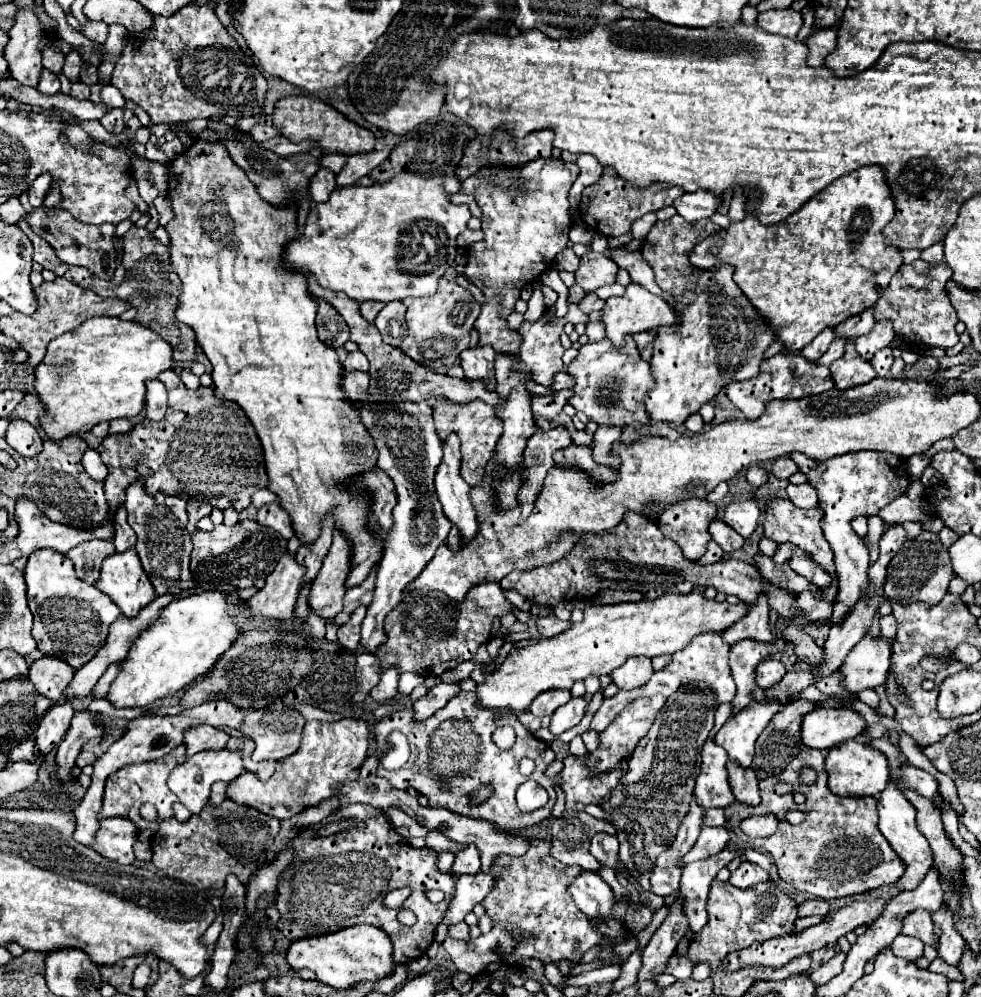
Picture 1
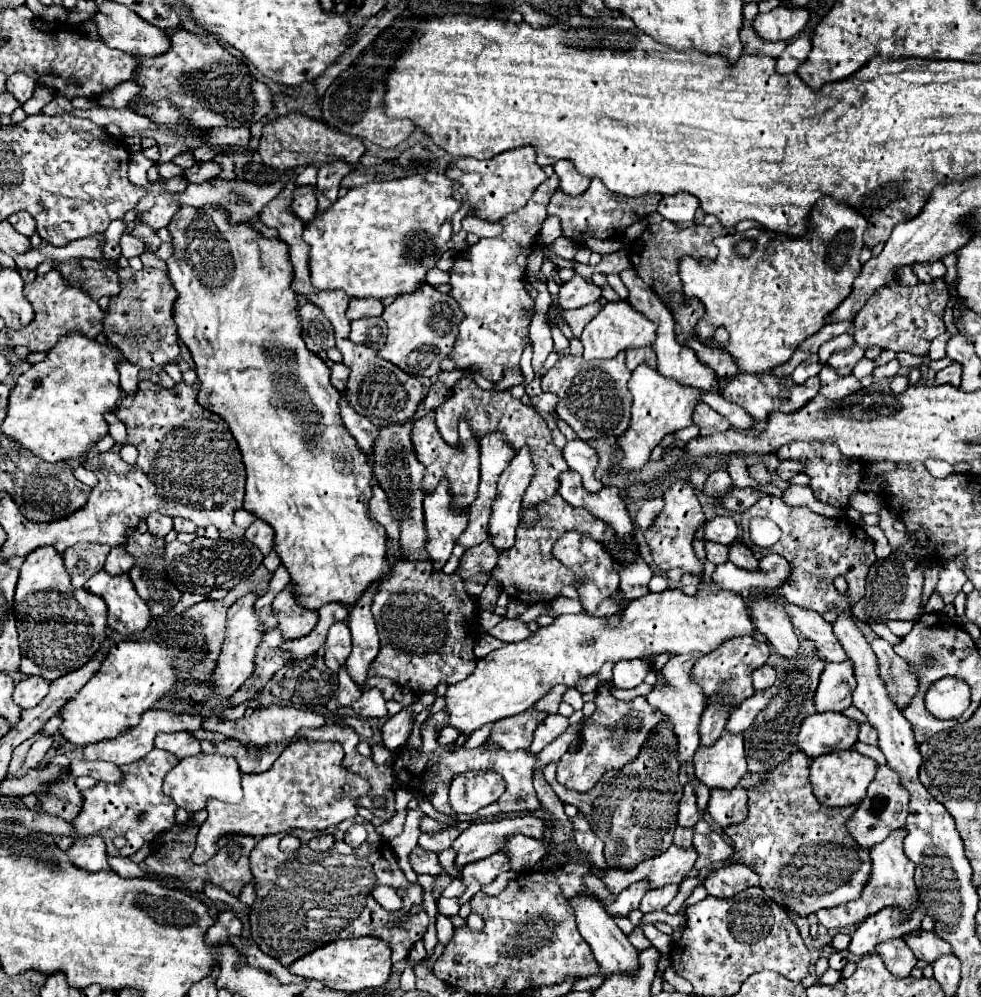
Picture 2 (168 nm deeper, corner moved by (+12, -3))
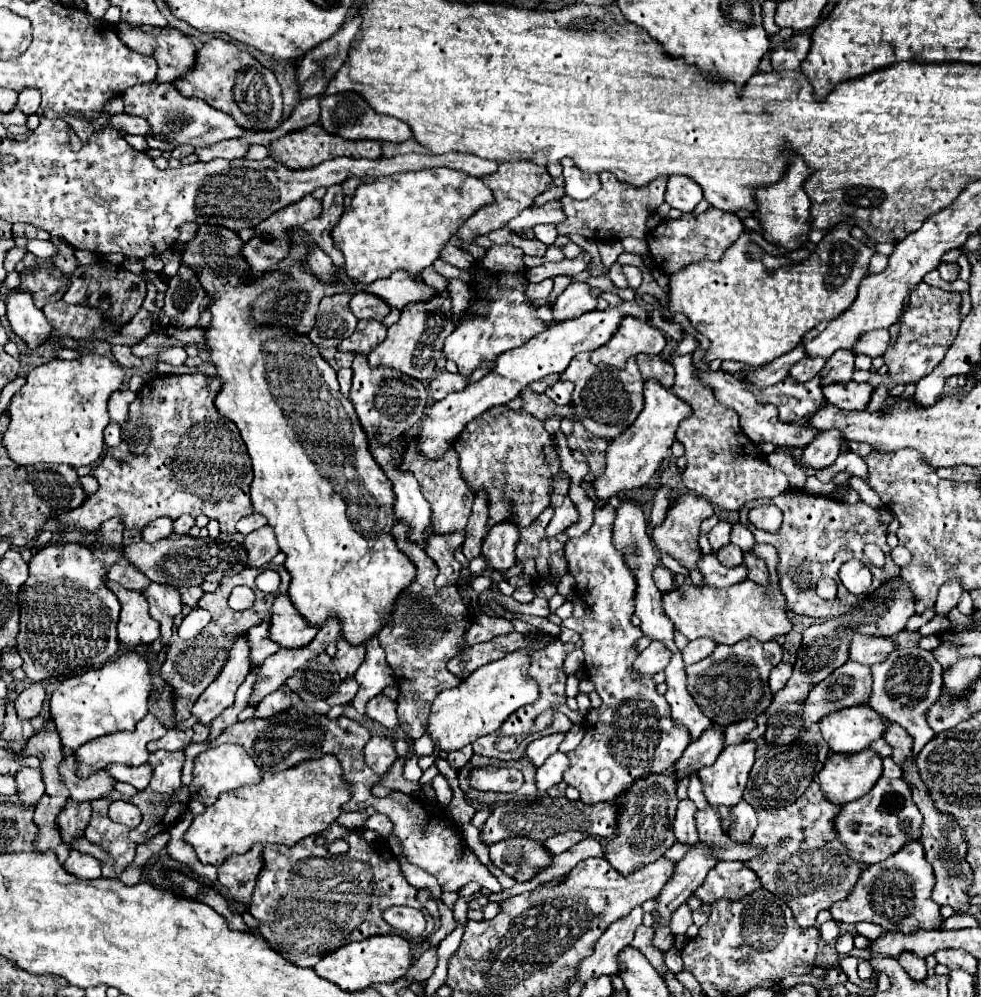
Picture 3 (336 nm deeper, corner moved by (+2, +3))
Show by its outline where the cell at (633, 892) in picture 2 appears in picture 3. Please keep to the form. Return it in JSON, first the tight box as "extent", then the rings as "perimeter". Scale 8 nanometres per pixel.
{"extent":[576,907,642,981],"perimeter":[[[640,907],[632,909],[628,917],[612,923],[606,929],[606,933],[598,939],[596,951],[592,953],[592,957],[584,959],[580,963],[576,981],[586,981],[586,979],[598,977],[598,975],[610,975],[610,977],[616,975],[618,973],[616,957],[618,957],[620,949],[624,949],[632,943],[634,931],[640,923],[642,923],[642,909]]]}

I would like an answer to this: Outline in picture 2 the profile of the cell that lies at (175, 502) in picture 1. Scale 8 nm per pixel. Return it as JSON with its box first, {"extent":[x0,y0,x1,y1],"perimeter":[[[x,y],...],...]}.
{"extent":[146,513,172,537],"perimeter":[[[152,513],[152,515],[148,515],[146,523],[148,523],[148,531],[158,537],[166,537],[172,531],[172,517],[168,517],[168,515]]]}

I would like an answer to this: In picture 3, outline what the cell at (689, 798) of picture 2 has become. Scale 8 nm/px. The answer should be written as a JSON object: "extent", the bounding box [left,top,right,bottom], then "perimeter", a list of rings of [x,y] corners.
{"extent":[672,799,698,845],"perimeter":[[[684,799],[678,803],[678,811],[676,811],[676,819],[672,823],[672,831],[676,835],[676,841],[682,845],[698,843],[694,813],[696,813],[696,805],[690,799]]]}

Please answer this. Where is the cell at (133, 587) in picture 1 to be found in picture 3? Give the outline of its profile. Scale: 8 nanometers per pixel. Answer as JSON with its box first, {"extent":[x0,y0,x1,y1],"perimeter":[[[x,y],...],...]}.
{"extent":[106,581,160,649],"perimeter":[[[106,581],[108,589],[116,593],[122,611],[118,621],[118,641],[130,649],[150,645],[160,637],[160,625],[148,615],[148,601],[142,593],[128,591],[114,581]]]}

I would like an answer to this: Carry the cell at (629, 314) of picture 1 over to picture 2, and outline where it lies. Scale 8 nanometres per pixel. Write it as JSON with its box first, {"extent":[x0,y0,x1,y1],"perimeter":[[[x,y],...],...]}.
{"extent":[580,299,654,359],"perimeter":[[[620,299],[616,303],[606,303],[600,309],[600,313],[584,327],[580,341],[584,343],[584,359],[614,359],[622,349],[652,345],[654,335],[654,323],[646,315],[640,315],[628,301]]]}

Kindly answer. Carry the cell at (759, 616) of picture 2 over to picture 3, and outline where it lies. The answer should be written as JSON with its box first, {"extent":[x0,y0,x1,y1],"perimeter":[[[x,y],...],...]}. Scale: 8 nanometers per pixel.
{"extent":[744,551,768,585],"perimeter":[[[750,551],[750,553],[744,553],[744,565],[748,569],[748,579],[756,581],[758,585],[768,585],[768,569],[764,559],[756,557],[754,551]]]}

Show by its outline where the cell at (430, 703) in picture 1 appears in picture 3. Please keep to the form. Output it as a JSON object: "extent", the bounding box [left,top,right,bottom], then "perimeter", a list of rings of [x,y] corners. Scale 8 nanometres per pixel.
{"extent":[364,737,396,775],"perimeter":[[[372,737],[364,747],[364,761],[376,775],[384,775],[396,761],[394,741],[384,737]]]}

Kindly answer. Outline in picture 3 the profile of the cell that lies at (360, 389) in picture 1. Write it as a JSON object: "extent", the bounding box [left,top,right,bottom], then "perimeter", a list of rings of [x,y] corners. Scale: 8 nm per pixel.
{"extent":[370,443,430,549],"perimeter":[[[370,443],[370,451],[376,459],[376,463],[382,467],[386,477],[392,481],[394,493],[396,493],[396,517],[394,521],[402,521],[410,527],[410,539],[422,549],[426,547],[426,527],[430,525],[430,505],[424,499],[418,481],[412,473],[402,473],[398,467],[392,467],[392,451],[394,447],[384,445],[378,447],[378,443]]]}

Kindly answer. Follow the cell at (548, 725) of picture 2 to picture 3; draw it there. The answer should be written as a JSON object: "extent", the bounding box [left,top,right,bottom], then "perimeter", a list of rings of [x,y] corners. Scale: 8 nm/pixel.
{"extent":[526,735,564,769],"perimeter":[[[546,735],[546,737],[540,737],[536,741],[532,741],[526,749],[526,759],[538,769],[542,767],[542,763],[558,751],[558,745],[560,741],[564,739],[564,735]]]}

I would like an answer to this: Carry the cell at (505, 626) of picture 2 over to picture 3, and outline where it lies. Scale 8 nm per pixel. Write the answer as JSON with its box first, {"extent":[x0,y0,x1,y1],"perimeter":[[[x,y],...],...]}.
{"extent":[462,613,514,649],"perimeter":[[[482,613],[474,619],[474,625],[470,625],[470,629],[466,629],[466,641],[462,641],[462,647],[468,649],[476,643],[490,641],[490,639],[494,639],[498,635],[506,635],[510,631],[514,631],[514,627],[508,619],[488,617],[486,613]]]}

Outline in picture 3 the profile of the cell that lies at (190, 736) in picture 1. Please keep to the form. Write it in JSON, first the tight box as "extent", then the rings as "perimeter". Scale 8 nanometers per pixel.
{"extent":[148,729,194,753],"perimeter":[[[170,729],[162,739],[156,739],[148,745],[150,753],[158,751],[158,749],[166,749],[166,751],[182,751],[188,747],[190,739],[192,739],[194,731],[192,729]]]}

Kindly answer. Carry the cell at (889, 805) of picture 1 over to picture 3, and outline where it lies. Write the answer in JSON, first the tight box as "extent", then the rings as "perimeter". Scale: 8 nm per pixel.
{"extent":[830,841,944,933],"perimeter":[[[912,841],[904,845],[898,853],[888,857],[882,863],[874,863],[866,867],[860,877],[854,893],[846,897],[846,901],[838,901],[838,905],[830,907],[834,921],[838,923],[876,923],[892,933],[916,933],[920,929],[940,929],[944,919],[940,915],[940,907],[932,901],[930,893],[934,887],[932,865],[924,857],[924,849],[920,841]]]}

